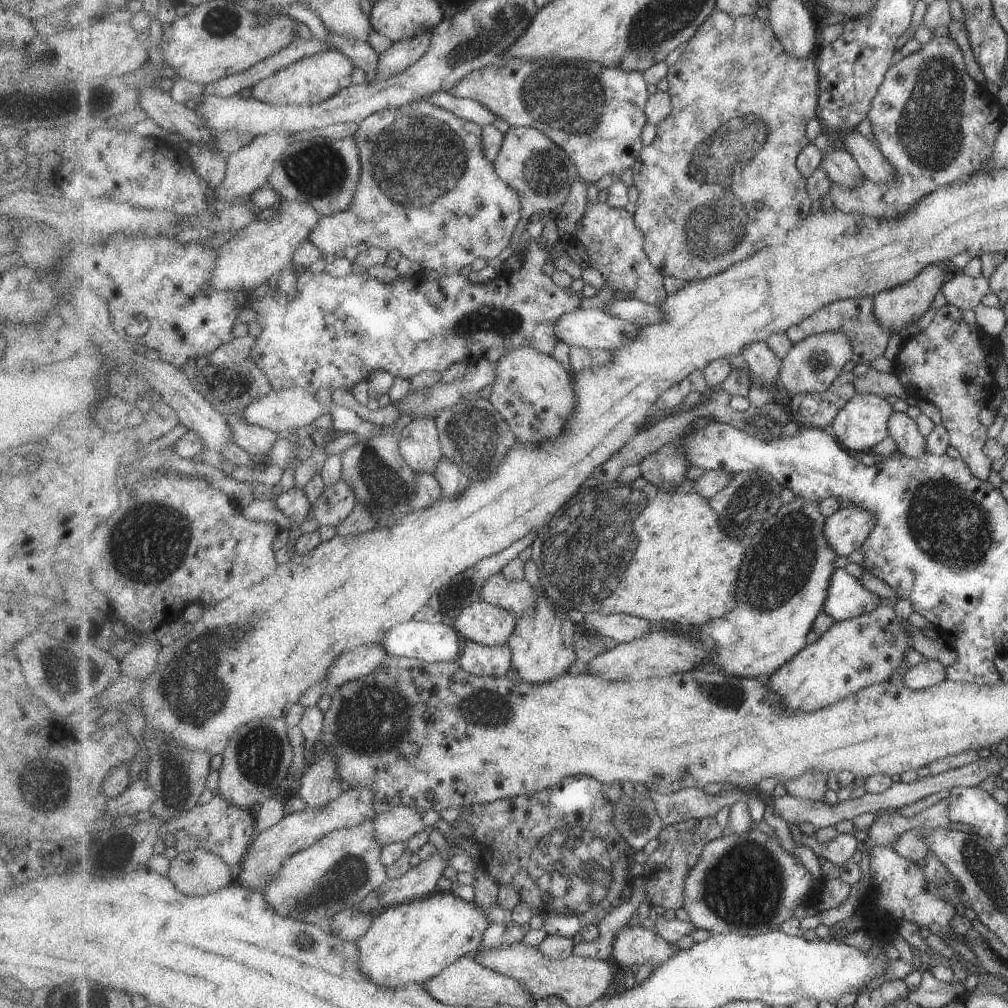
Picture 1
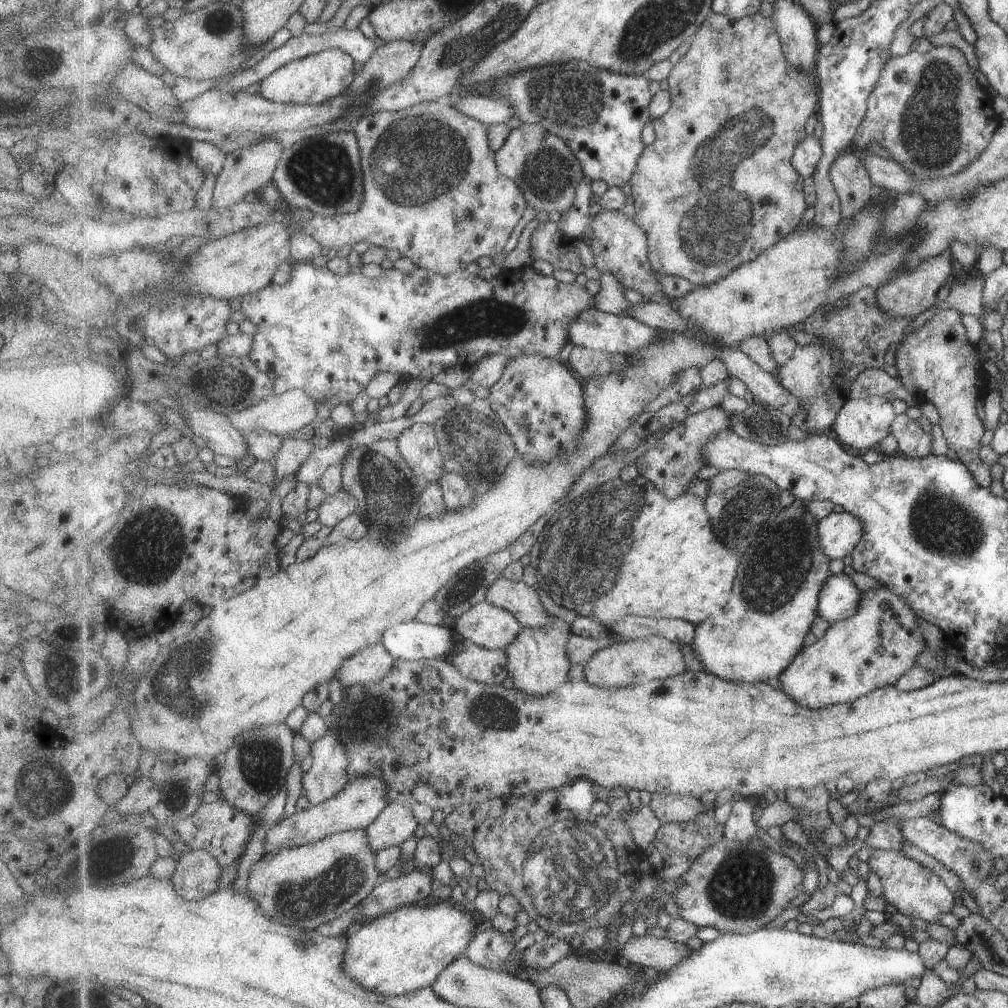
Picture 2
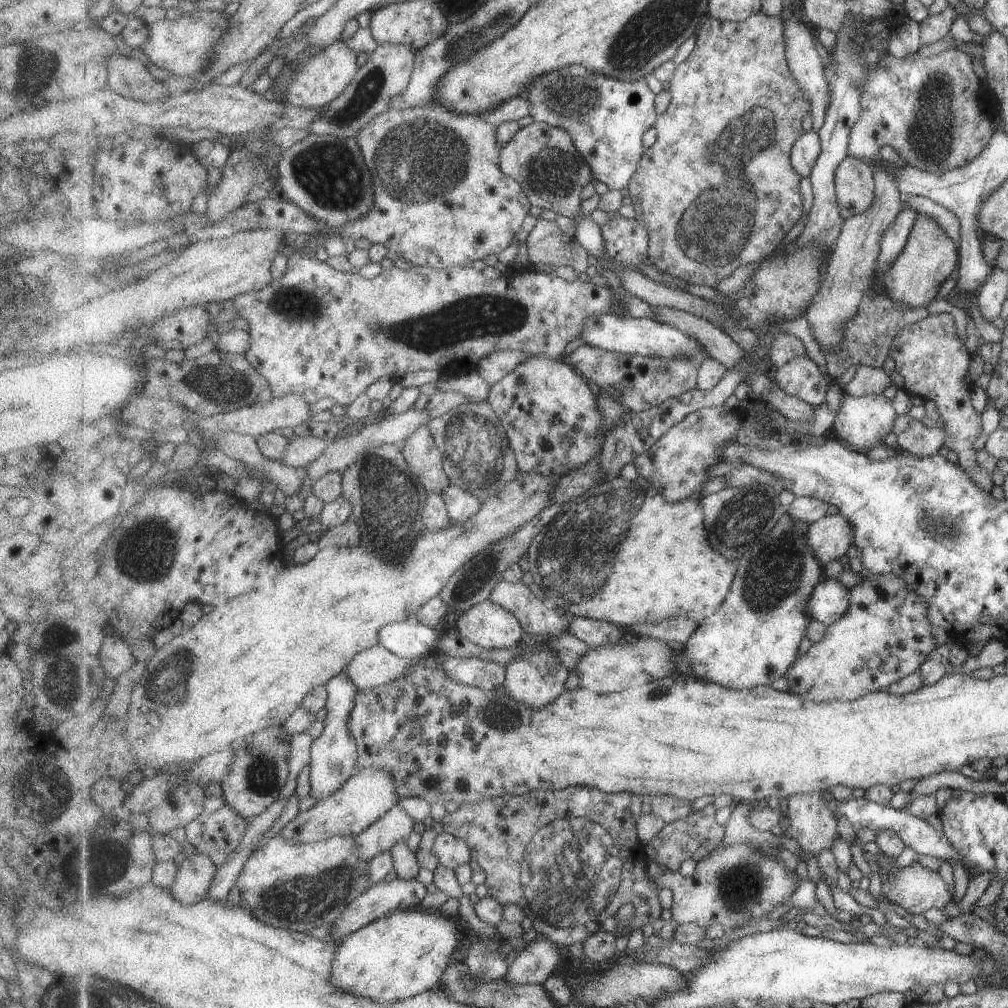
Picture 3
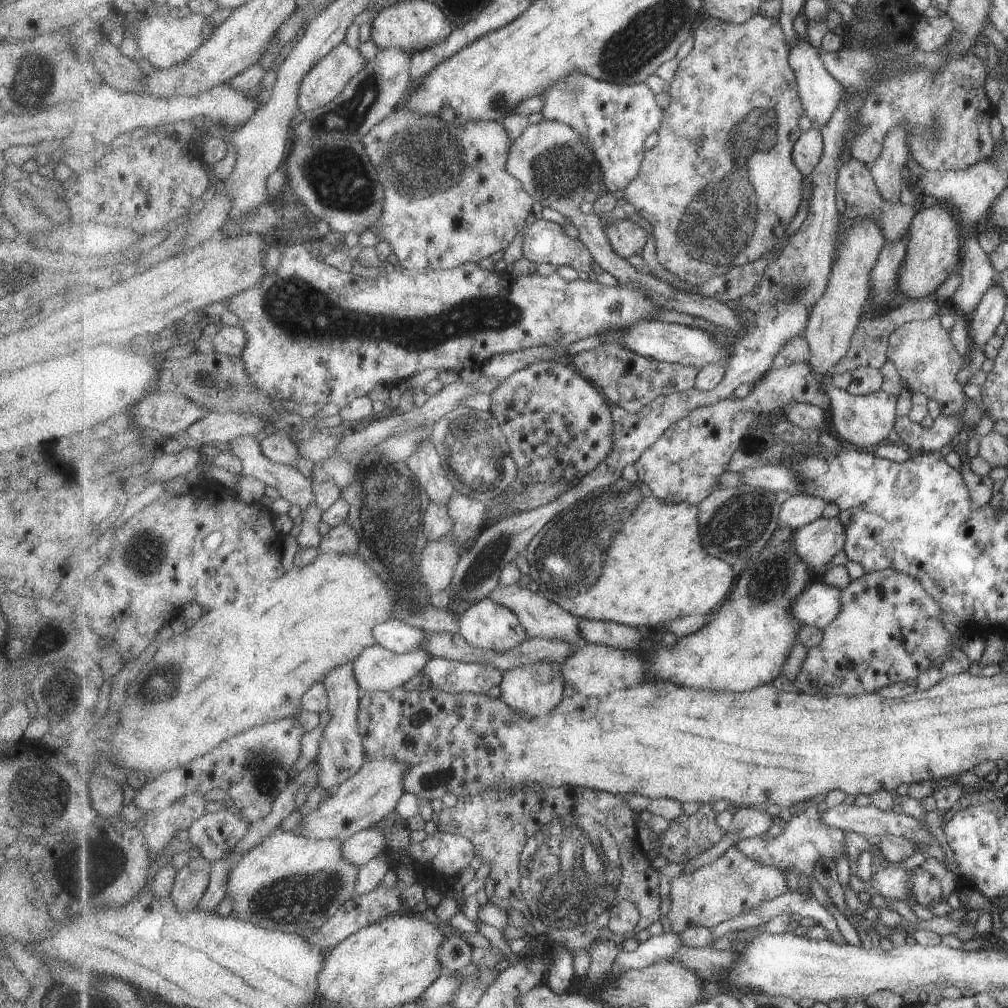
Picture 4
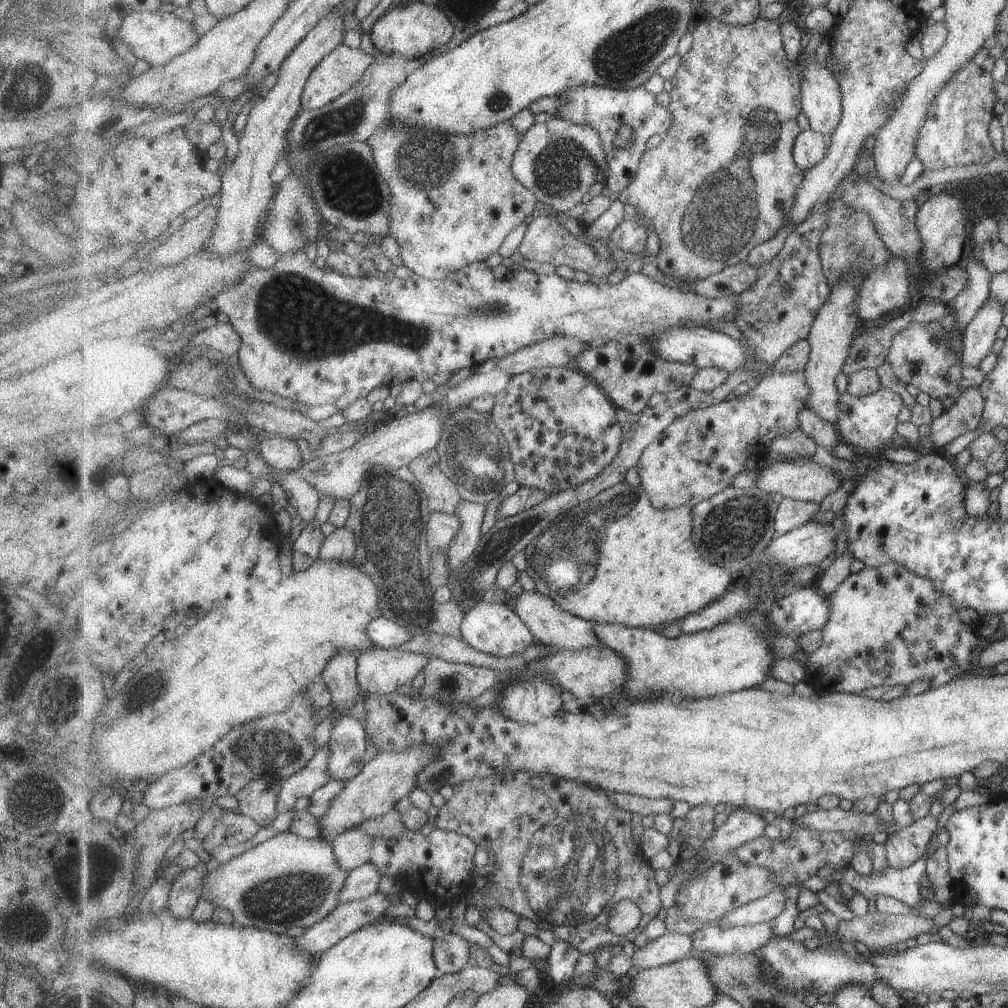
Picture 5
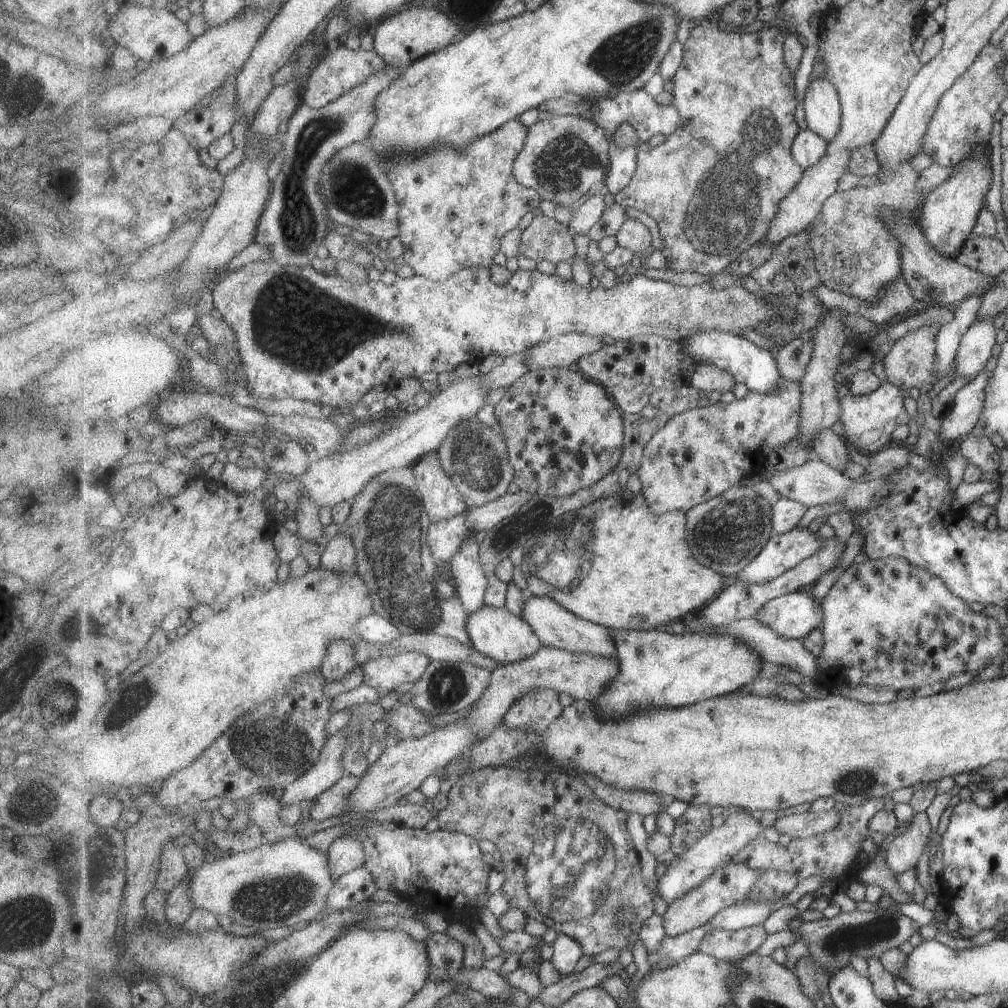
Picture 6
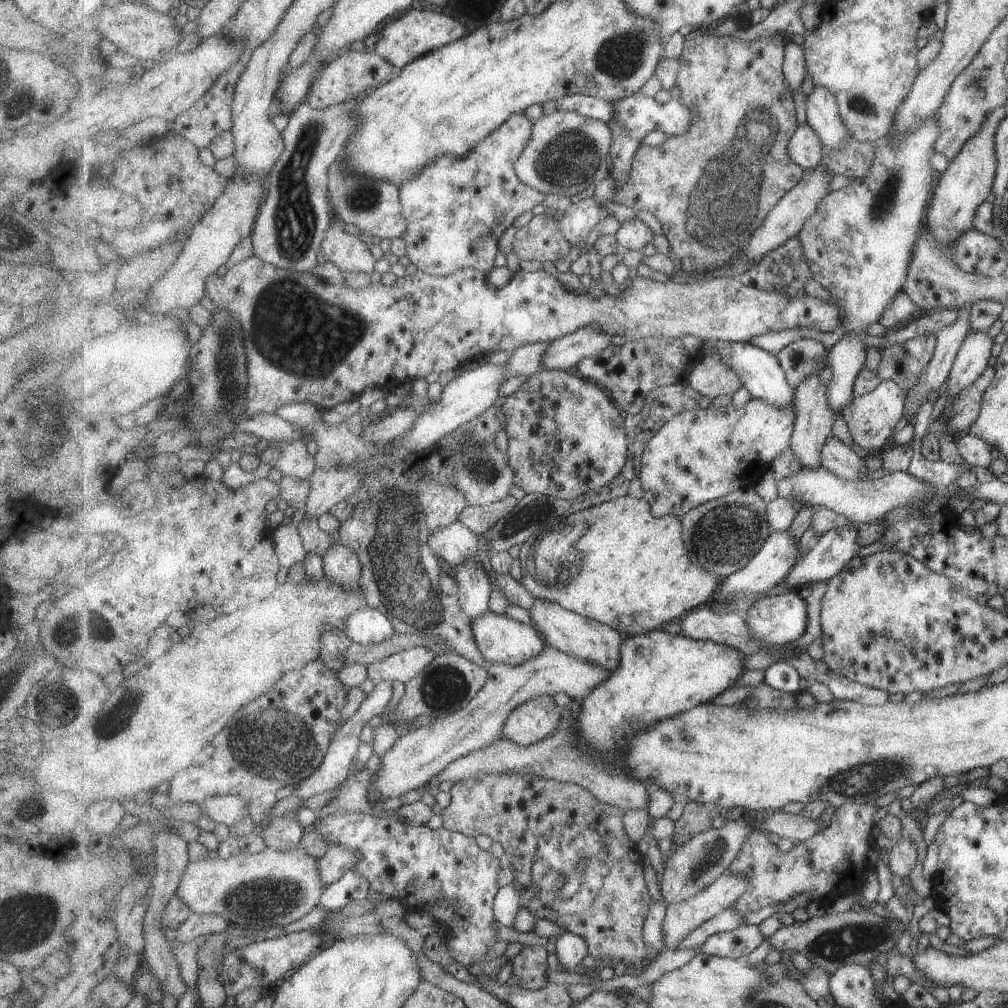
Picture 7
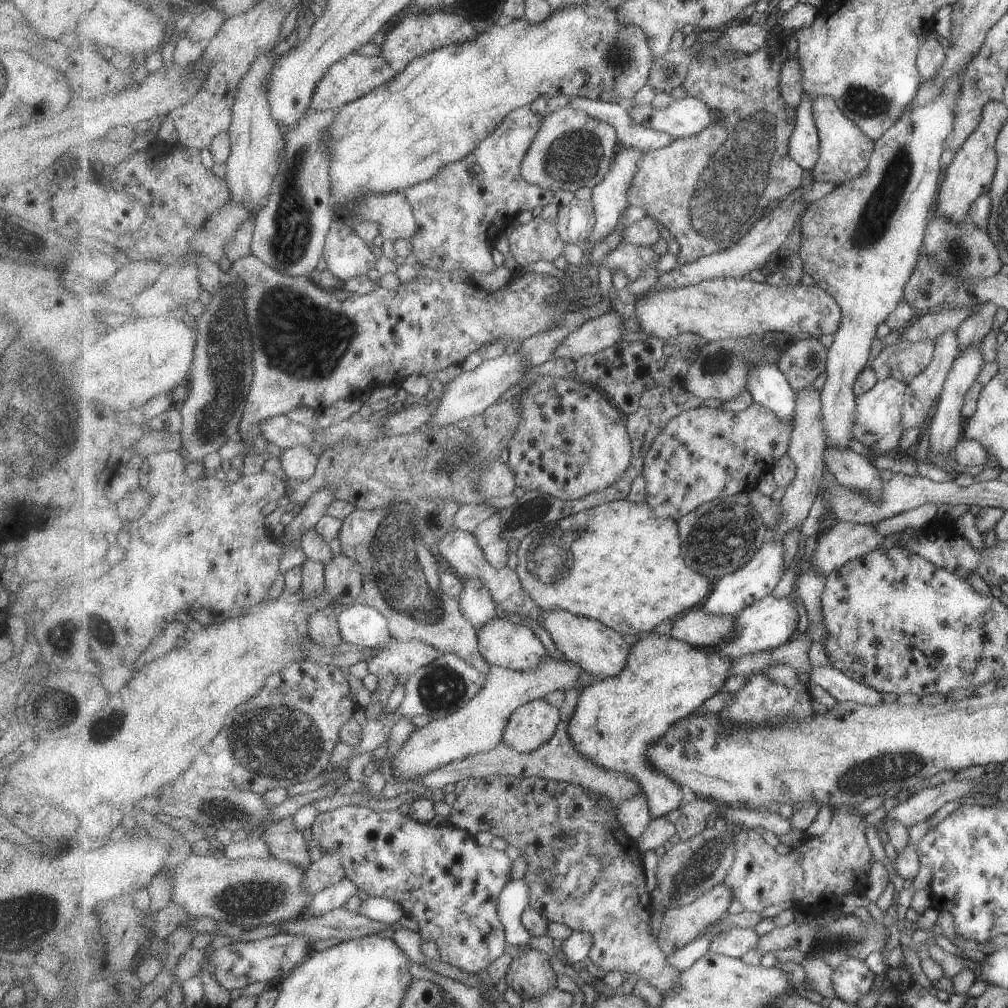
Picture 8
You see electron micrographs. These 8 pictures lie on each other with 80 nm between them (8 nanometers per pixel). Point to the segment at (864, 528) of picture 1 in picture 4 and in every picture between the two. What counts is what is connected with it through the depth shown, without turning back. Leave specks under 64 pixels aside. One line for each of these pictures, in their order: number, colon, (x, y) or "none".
2: (841, 533)
3: (831, 537)
4: (819, 542)

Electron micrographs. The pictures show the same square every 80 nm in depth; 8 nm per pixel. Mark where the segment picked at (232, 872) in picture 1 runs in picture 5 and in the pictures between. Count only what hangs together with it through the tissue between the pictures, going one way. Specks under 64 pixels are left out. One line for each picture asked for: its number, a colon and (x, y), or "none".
2: (198, 873)
3: (195, 877)
4: (192, 880)
5: (187, 889)

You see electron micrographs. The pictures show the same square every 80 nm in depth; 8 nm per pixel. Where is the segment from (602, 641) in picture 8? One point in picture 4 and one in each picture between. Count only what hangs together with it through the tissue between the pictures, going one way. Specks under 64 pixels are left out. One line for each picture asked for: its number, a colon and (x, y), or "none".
4: (543, 618)
5: (551, 624)
6: (556, 626)
7: (572, 633)

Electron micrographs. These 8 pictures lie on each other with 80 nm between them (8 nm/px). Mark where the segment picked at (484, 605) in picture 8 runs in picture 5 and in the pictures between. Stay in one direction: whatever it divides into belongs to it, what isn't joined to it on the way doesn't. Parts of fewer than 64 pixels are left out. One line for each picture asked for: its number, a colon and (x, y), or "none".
5: (471, 514)
6: (468, 572)
7: (474, 586)

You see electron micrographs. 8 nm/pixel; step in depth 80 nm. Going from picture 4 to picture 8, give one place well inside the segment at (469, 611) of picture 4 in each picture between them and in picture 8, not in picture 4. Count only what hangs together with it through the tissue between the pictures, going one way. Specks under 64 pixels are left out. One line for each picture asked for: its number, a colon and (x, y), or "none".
5: (495, 628)
6: (502, 635)
7: (501, 639)
8: (516, 646)

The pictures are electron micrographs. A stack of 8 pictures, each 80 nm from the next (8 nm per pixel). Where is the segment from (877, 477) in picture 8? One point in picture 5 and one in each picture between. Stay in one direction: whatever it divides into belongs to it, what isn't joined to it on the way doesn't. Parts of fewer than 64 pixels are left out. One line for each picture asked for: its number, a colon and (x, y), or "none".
5: (826, 434)
6: (832, 448)
7: (847, 461)

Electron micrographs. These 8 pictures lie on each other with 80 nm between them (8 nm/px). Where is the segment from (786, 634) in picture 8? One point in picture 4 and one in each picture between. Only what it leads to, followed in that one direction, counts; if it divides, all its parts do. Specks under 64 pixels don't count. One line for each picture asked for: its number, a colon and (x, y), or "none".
4: (821, 603)
5: (807, 608)
6: (794, 615)
7: (782, 619)

